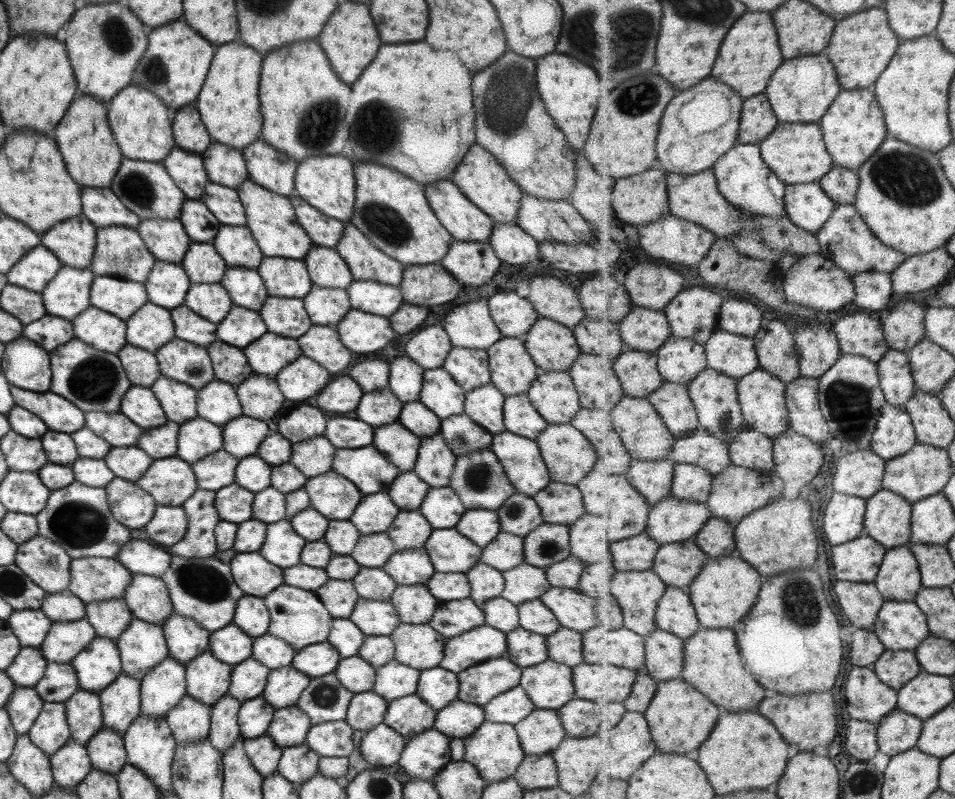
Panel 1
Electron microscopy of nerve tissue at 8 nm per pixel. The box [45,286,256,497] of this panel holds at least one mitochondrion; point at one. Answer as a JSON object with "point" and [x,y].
{"point":[95,379]}

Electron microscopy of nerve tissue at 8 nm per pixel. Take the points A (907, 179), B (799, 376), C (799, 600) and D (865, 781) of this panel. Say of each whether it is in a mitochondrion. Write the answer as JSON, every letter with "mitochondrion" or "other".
{"A":"mitochondrion","B":"other","C":"mitochondrion","D":"mitochondrion"}

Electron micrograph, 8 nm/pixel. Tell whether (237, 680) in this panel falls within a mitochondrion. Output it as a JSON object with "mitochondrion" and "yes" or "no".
{"mitochondrion":"no"}

